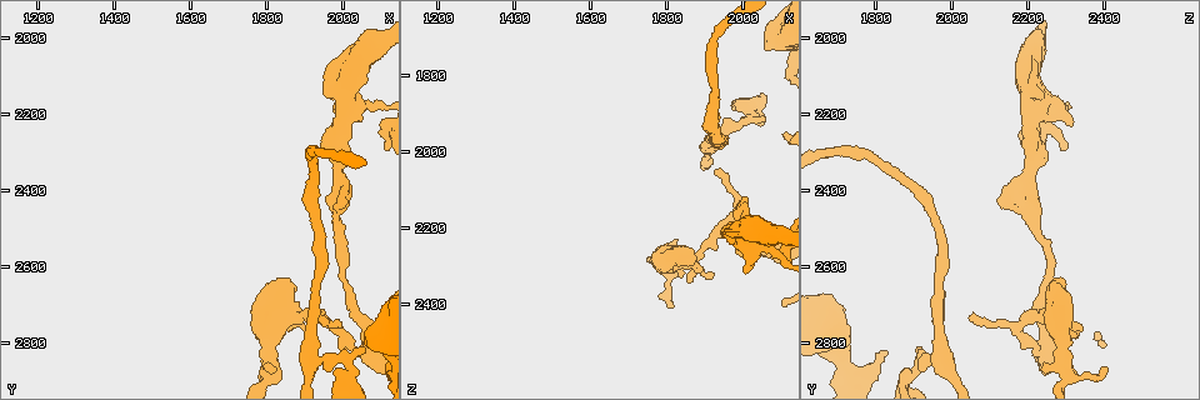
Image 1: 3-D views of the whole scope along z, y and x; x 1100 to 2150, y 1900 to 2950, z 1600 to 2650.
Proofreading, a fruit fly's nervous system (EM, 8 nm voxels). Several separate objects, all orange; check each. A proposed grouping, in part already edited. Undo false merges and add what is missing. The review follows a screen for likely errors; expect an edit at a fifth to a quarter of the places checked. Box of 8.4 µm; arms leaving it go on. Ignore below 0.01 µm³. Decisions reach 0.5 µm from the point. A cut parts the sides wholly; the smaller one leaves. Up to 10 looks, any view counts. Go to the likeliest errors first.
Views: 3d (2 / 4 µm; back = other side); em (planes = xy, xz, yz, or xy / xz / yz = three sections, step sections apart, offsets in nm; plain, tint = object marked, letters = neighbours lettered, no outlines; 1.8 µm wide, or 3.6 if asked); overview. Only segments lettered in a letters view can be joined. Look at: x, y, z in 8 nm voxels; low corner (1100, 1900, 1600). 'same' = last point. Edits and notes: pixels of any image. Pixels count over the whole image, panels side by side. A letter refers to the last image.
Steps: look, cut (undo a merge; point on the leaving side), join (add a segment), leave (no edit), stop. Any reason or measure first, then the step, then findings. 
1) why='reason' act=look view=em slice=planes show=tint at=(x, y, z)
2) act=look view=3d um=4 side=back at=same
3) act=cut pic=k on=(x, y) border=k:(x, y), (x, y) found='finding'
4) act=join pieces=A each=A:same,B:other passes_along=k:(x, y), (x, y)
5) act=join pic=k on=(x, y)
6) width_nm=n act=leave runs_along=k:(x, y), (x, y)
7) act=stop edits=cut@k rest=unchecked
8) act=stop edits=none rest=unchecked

why='thin arm on a thick one' act=look view=3d um=2 at=(2010, 2165, 2190)

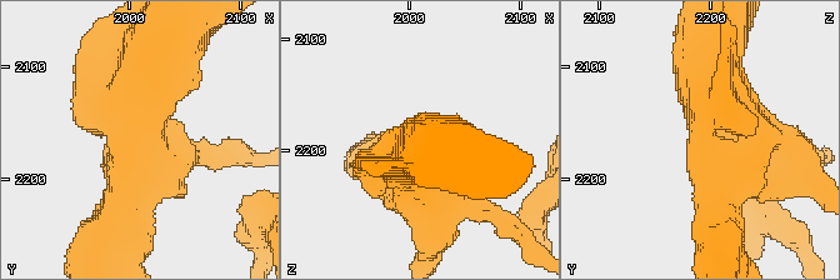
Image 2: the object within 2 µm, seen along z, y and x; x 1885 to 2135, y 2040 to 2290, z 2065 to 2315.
arms=4 why='shape alone is not enough' act=look view=em slice=planes show=tint at=(2006, 2168, 2190)

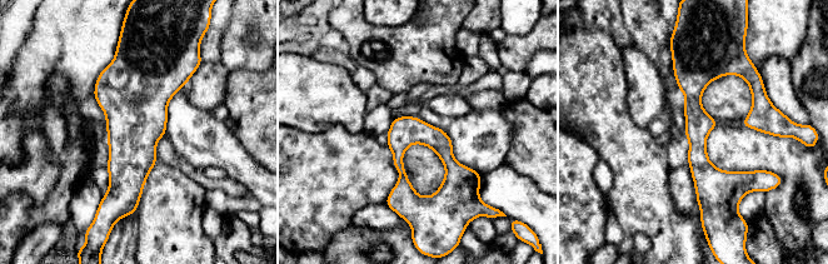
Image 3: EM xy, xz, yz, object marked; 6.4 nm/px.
act=look view=em slice=planes show=letters at=same

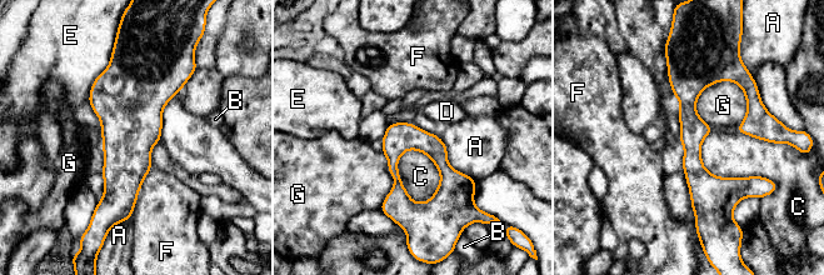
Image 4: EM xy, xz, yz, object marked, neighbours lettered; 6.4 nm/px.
longest_contact=F:380nm act=leave each=A:other,B:other,C:other,D:other,E:other,F:other,G:other found='one neuron here'

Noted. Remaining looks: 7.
why='sudden change in width' act=look view=em slice=xz step=4 show=letters at=(2075, 2815, 2240)

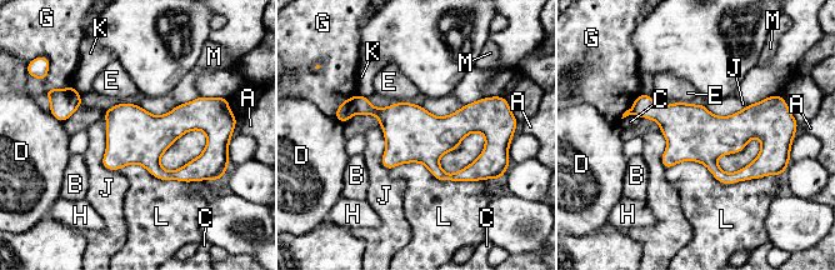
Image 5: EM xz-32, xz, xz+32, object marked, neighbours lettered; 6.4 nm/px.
width_nm=360 act=cut pic=5 on=(345, 110) each=A:other,B:other,C:other,D:other,E:other,G:other,H:other,J:other,K:other,L:other,M:other border=5:(358, 95), (355, 111) found='two neurons meet here'

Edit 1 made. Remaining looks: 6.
act=stop edits=cut@5 rest=unchecked

